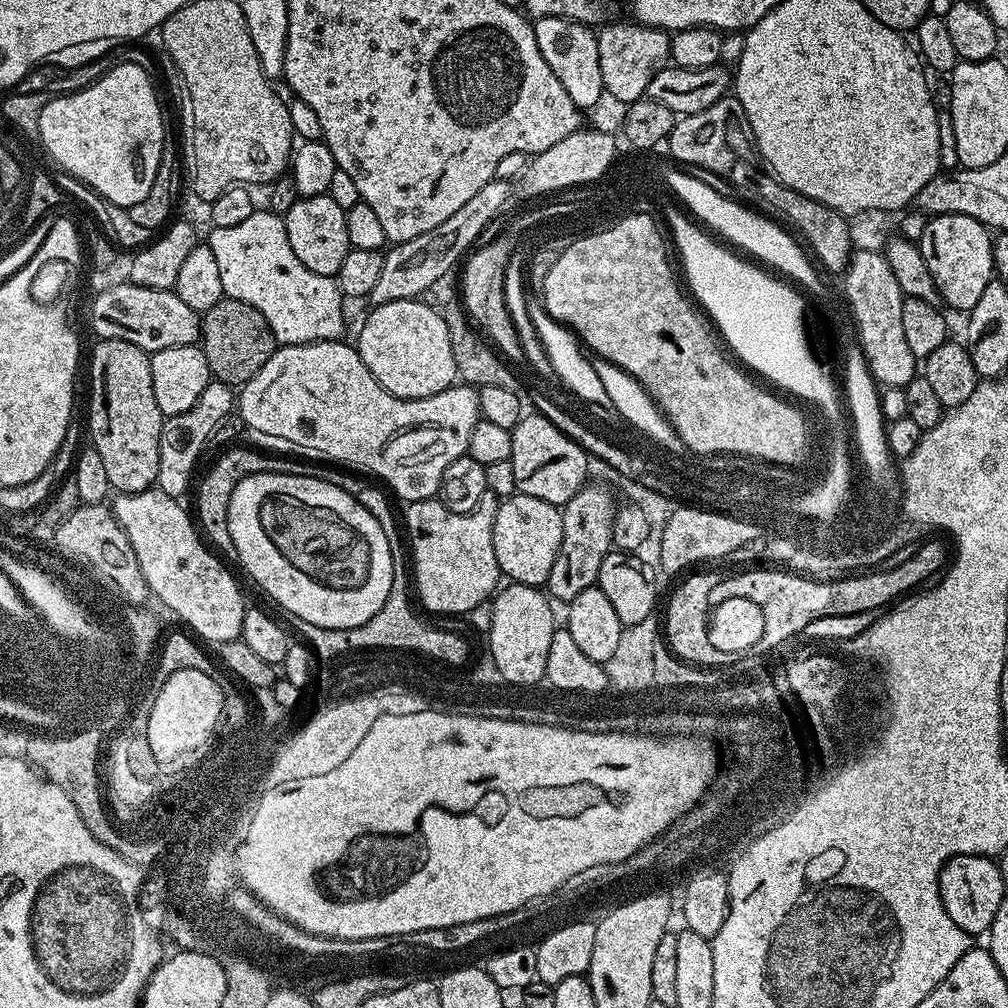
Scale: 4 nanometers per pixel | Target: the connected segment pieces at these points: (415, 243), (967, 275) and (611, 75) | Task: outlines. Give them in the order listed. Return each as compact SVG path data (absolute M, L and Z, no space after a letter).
M507 180L486 182L486 186L478 190L478 194L473 194L457 212L446 218L446 222L434 226L434 230L426 230L426 234L418 234L418 238L410 238L401 244L392 244L384 252L382 271L367 299L377 305L423 297L427 288L434 287L456 263L461 263L465 253L477 243L475 240L487 230L488 223L507 206L512 186Z
M934 216L925 223L918 247L945 305L967 314L982 298L982 290L994 279L992 241L989 229L969 216Z
M609 22L596 32L598 42L598 66L602 66L604 91L610 97L621 100L621 105L633 104L647 93L654 74L669 63L669 33L662 28L650 28L647 24Z

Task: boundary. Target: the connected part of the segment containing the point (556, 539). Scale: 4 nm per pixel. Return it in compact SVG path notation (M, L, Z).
M521 494L499 501L494 518L494 558L511 583L531 588L547 585L558 546L562 546L562 511L557 505Z

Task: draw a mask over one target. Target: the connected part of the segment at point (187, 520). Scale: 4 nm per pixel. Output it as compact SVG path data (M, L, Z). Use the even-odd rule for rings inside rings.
M155 487L144 492L121 492L115 498L110 504L112 513L130 538L130 546L134 546L149 593L157 596L155 599L161 605L175 609L179 623L189 624L201 641L213 640L213 645L219 646L237 639L246 611L244 596L228 573L229 565L210 550L190 512L188 517L187 510L180 505L183 503Z

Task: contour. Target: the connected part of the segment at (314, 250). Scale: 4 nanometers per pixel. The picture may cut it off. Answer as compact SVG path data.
M302 196L297 199L288 213L283 215L286 226L286 238L290 242L290 250L298 254L298 262L306 266L306 270L314 270L314 274L335 277L342 266L342 258L346 258L350 247L346 234L346 212L334 198L323 196Z

